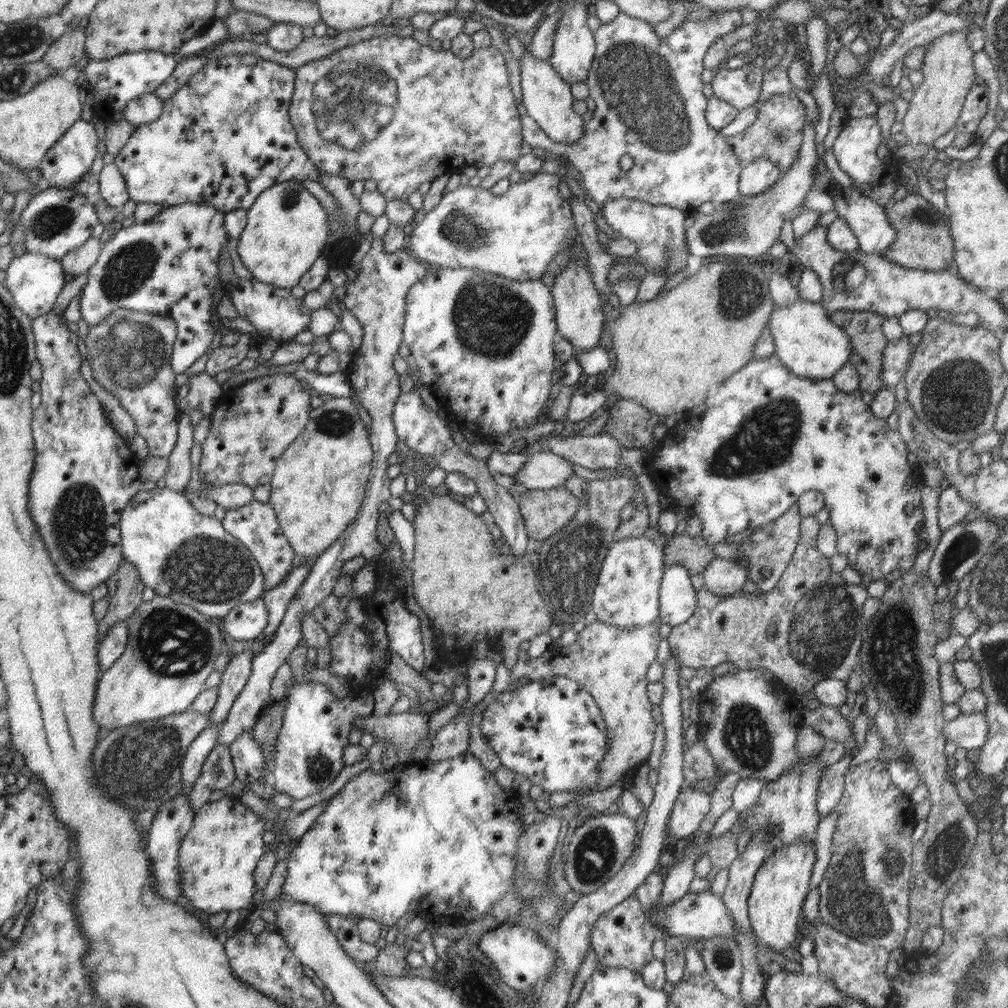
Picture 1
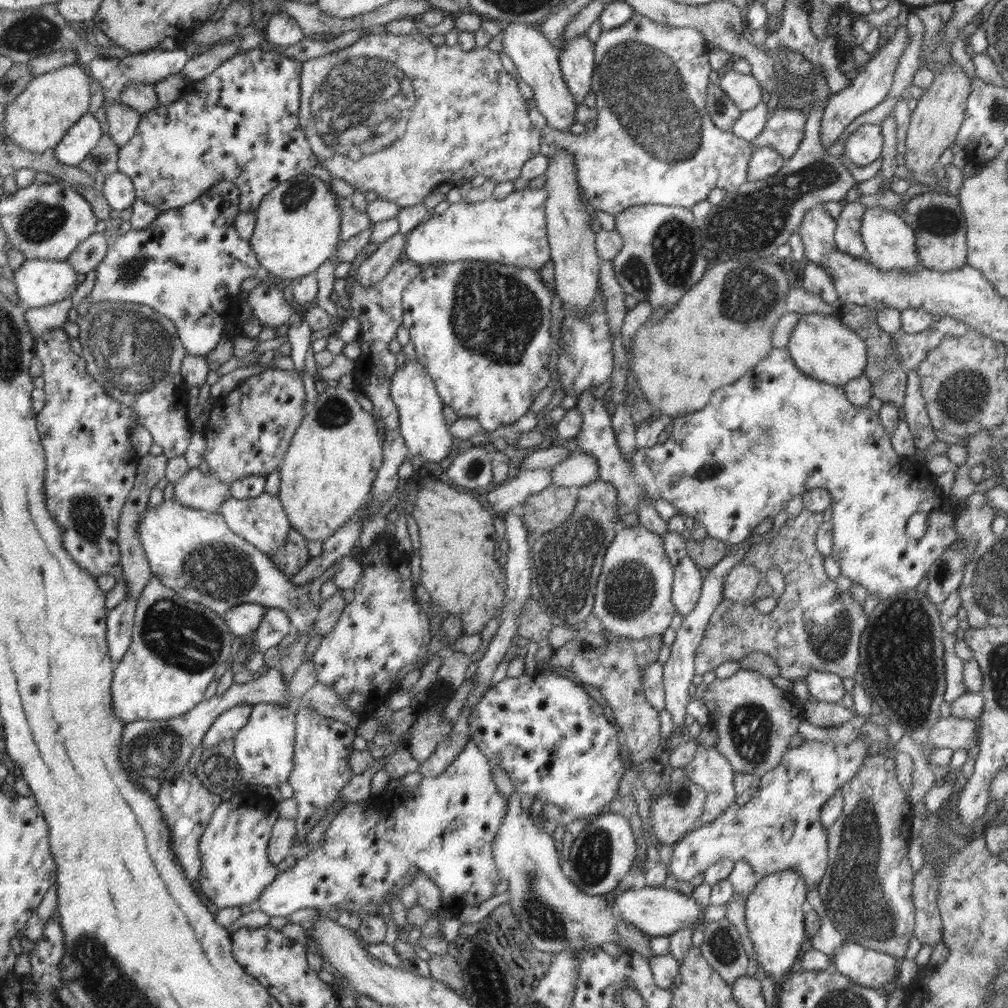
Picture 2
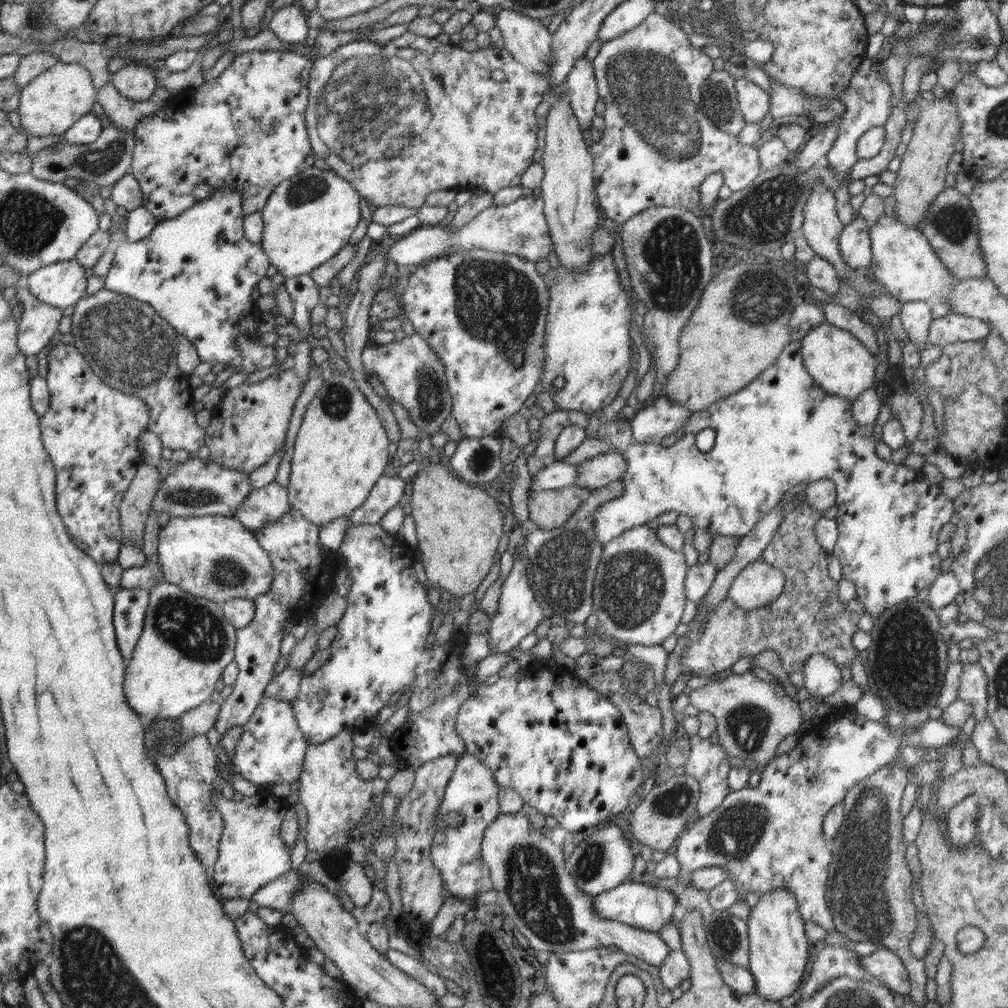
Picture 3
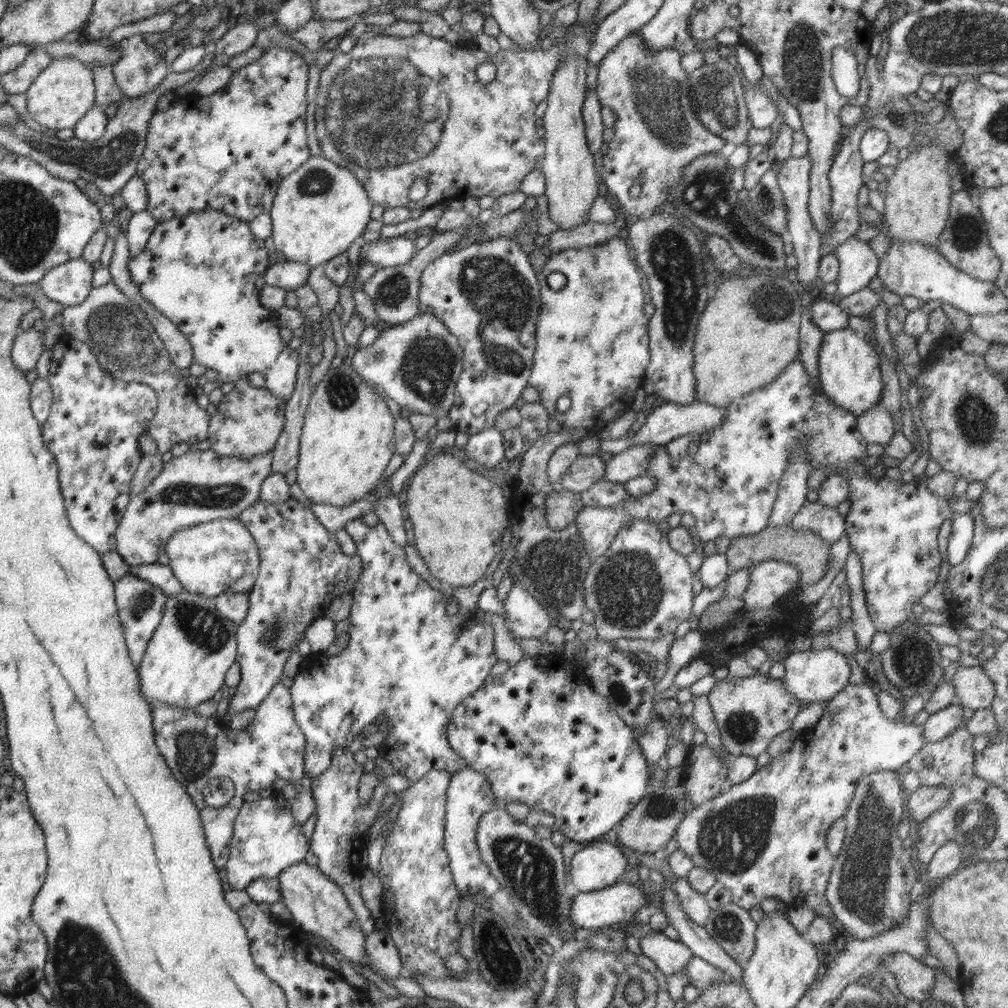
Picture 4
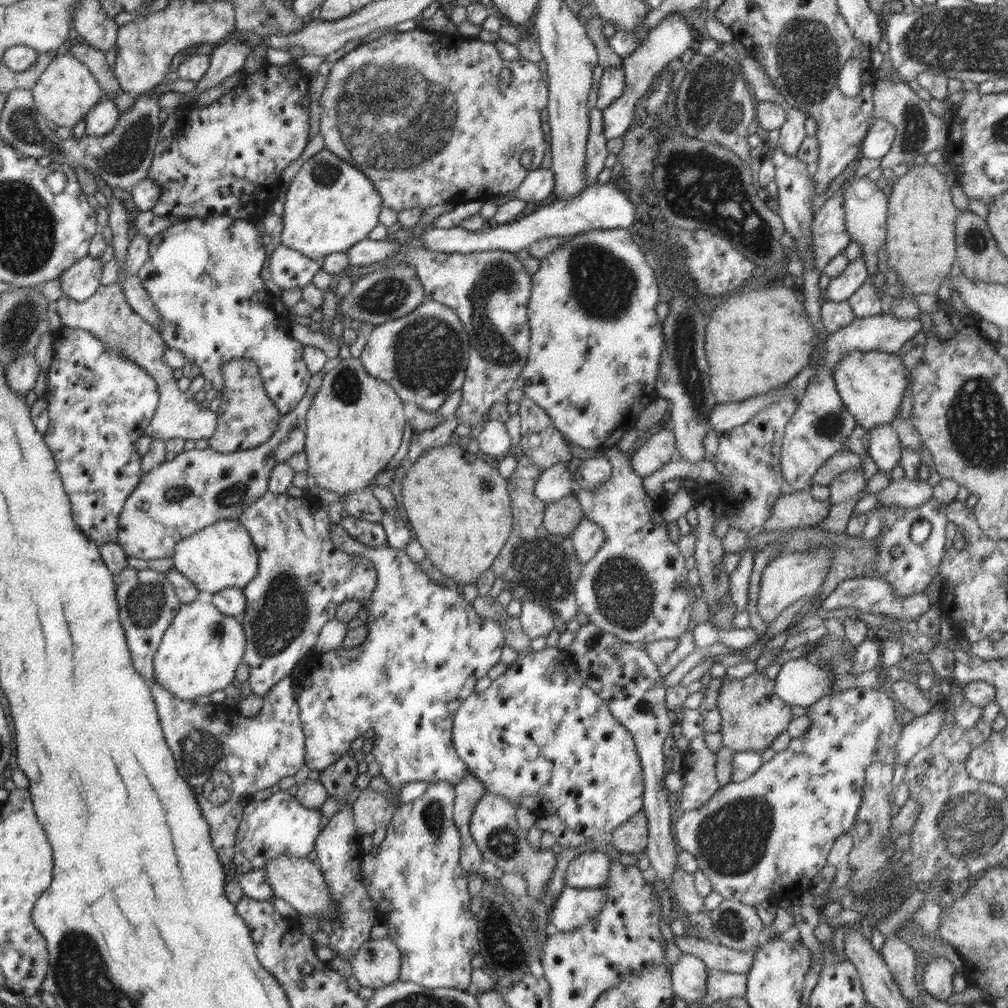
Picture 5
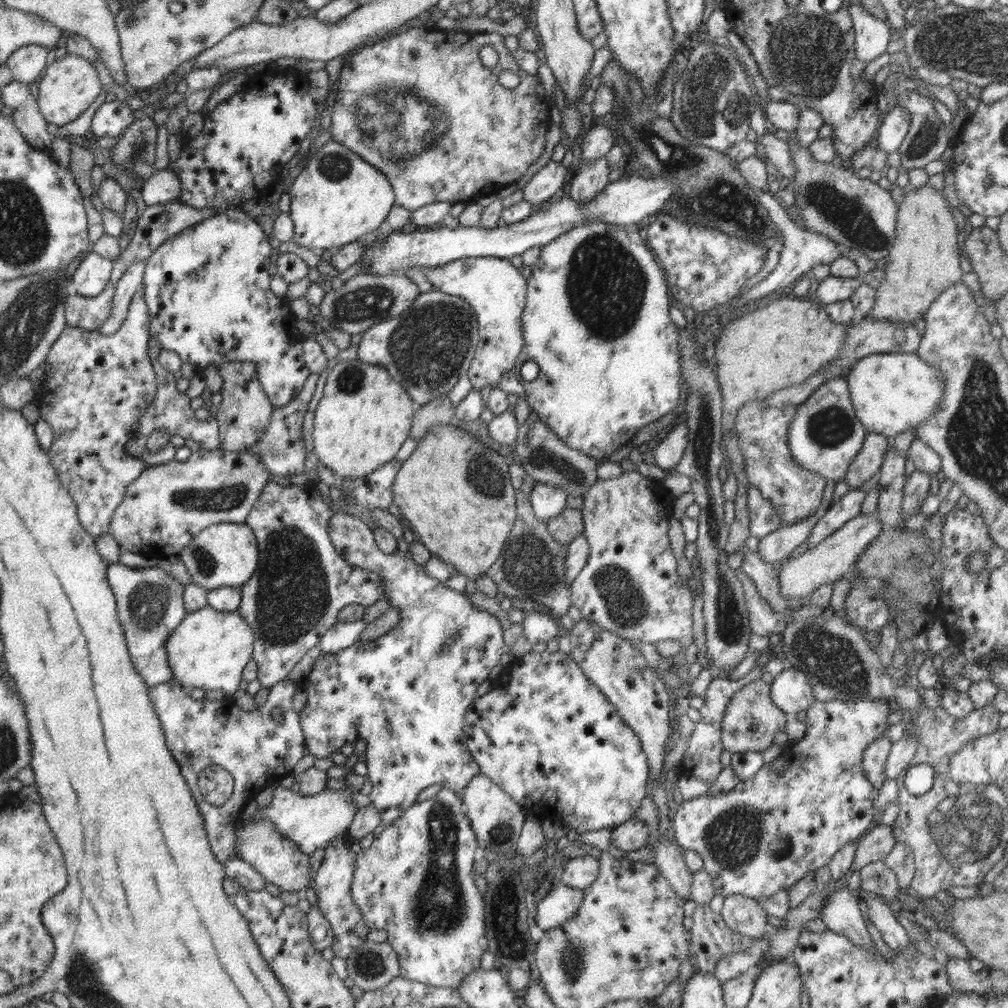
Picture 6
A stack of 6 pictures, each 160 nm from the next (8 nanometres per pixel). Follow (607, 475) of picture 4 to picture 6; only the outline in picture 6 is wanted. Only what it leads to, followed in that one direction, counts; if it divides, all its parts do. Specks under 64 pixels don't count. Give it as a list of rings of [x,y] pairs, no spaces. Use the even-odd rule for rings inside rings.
[[[684,423],[676,425],[653,450],[656,466],[670,469],[678,465],[687,445],[688,427]]]

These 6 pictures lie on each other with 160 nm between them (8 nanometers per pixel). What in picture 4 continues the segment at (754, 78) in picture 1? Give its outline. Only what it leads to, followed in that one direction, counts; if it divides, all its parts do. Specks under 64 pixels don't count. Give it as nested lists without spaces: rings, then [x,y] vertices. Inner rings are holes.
[[[745,83],[743,86],[744,101],[748,108],[748,115],[753,128],[765,129],[774,124],[774,120],[779,116],[774,104],[770,101],[767,94],[762,94],[756,90],[754,85]]]

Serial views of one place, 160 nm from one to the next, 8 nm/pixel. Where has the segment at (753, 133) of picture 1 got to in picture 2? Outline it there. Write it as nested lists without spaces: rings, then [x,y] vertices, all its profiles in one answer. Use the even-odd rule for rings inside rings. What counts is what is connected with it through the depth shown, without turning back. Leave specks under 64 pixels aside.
[[[779,105],[767,116],[766,128],[750,143],[752,149],[770,147],[787,162],[804,139],[807,117],[798,108],[783,108]]]

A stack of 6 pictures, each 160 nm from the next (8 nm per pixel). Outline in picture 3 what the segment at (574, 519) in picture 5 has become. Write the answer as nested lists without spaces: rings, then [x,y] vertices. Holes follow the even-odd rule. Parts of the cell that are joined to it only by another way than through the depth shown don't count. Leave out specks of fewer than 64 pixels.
[[[577,485],[552,490],[533,488],[528,493],[529,525],[542,530],[562,526],[585,496],[584,490]]]

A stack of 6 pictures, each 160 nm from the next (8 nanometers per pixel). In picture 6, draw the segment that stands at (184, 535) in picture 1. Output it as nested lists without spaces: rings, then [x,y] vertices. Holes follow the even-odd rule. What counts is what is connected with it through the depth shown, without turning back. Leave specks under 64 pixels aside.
[[[218,523],[199,532],[180,553],[192,583],[206,592],[221,587],[242,587],[256,571],[260,553],[255,534],[245,523]]]

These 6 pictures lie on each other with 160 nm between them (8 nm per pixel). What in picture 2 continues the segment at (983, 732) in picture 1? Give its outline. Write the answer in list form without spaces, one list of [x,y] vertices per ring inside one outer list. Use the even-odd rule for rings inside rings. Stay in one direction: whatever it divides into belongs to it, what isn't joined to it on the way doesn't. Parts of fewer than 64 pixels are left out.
[[[940,717],[929,728],[929,743],[934,748],[966,750],[977,744],[975,721],[956,717]]]

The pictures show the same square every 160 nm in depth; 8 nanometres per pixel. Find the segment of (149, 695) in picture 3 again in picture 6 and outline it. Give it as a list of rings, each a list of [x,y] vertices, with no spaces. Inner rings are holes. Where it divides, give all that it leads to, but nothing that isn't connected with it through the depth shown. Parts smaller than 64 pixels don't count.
[[[204,606],[186,613],[180,626],[166,642],[167,659],[174,680],[187,690],[203,688],[204,691],[221,688],[231,697],[242,680],[244,667],[252,660],[254,632],[236,611],[218,611]]]

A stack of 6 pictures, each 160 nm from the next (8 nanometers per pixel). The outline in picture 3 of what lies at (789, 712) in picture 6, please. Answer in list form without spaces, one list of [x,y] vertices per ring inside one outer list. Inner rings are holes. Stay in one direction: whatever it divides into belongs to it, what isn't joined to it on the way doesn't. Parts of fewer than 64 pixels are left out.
[[[824,654],[812,655],[803,666],[805,688],[812,698],[831,696],[840,688],[842,675],[839,667]]]

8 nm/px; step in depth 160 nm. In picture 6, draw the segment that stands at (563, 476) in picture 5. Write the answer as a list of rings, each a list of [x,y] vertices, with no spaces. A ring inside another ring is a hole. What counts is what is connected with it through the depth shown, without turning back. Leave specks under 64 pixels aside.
[[[536,483],[530,495],[534,514],[546,523],[566,508],[566,491],[562,487]]]

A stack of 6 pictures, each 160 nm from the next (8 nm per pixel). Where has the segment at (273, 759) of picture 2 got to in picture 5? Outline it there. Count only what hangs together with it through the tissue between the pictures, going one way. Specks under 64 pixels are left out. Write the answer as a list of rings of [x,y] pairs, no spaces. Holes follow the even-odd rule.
[[[285,676],[279,680],[270,691],[264,695],[264,706],[257,715],[242,716],[236,706],[228,706],[225,703],[209,703],[204,707],[194,701],[182,701],[166,691],[157,682],[151,688],[154,705],[160,719],[164,738],[168,748],[172,751],[178,774],[191,786],[194,791],[197,803],[201,808],[203,817],[209,824],[209,834],[212,846],[217,852],[218,860],[226,865],[232,862],[234,847],[236,845],[237,828],[241,823],[245,806],[253,800],[253,794],[265,788],[271,788],[286,776],[293,776],[304,766],[305,763],[305,736],[299,719],[299,707],[297,699],[293,694],[294,680]],[[222,771],[229,774],[233,782],[233,793],[222,805],[212,804],[203,795],[203,786],[213,772]]]

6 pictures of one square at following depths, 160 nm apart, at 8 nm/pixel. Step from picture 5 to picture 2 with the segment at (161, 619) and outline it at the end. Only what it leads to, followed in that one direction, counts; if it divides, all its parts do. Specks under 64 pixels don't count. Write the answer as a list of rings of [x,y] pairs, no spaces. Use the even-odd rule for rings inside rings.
[[[126,598],[107,612],[106,643],[112,664],[118,664],[132,642],[138,600]]]

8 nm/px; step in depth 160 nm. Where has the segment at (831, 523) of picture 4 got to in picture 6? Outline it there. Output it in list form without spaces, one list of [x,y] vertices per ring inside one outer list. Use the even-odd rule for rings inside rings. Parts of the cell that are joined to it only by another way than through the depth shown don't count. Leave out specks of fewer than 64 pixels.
[[[750,482],[747,484],[747,507],[749,510],[749,534],[761,539],[783,525],[783,518],[773,505]]]

